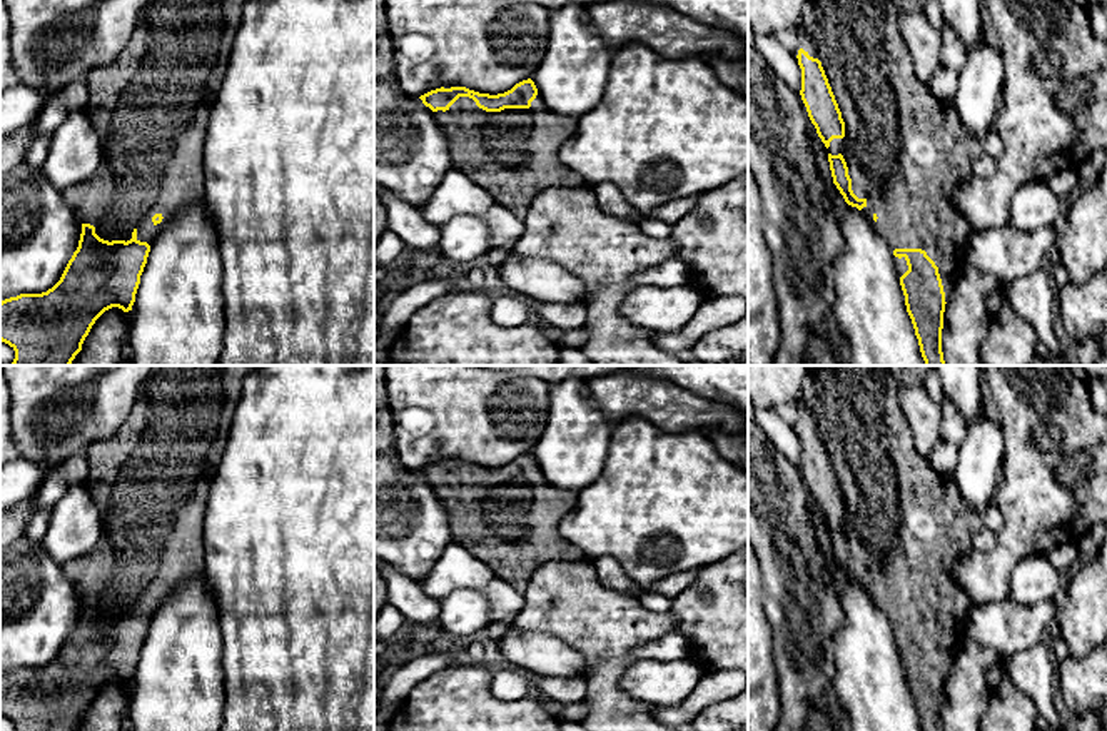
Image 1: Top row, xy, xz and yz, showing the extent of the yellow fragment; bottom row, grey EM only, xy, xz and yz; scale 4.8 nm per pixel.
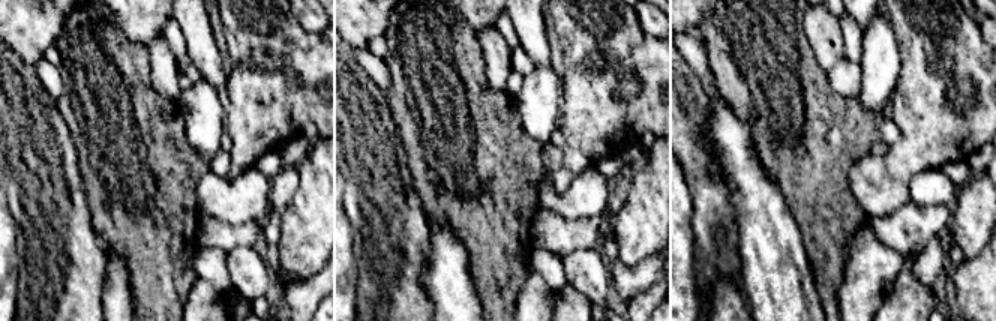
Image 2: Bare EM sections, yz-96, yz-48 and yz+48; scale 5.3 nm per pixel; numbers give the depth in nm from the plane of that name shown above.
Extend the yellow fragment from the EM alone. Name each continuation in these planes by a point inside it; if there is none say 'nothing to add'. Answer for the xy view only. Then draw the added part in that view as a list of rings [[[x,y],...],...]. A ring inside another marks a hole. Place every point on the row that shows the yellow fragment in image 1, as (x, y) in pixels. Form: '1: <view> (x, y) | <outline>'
1: xy (151, 107) | [[[150,0],[124,52],[112,63],[87,75],[88,105],[83,112],[100,139],[102,164],[92,179],[65,190],[63,195],[80,222],[94,225],[100,239],[127,242],[135,230],[137,240],[150,245],[177,209],[204,195],[204,144],[210,110],[247,2]]]

